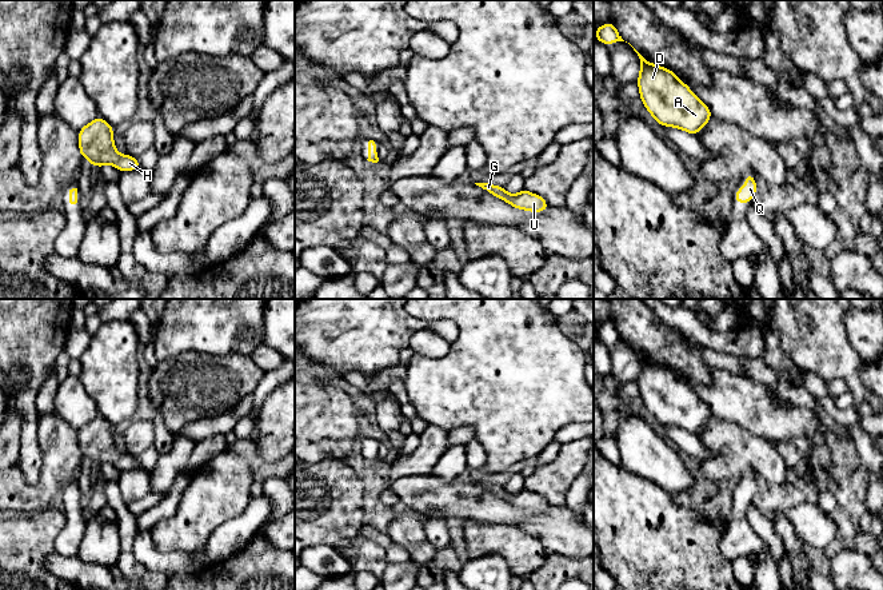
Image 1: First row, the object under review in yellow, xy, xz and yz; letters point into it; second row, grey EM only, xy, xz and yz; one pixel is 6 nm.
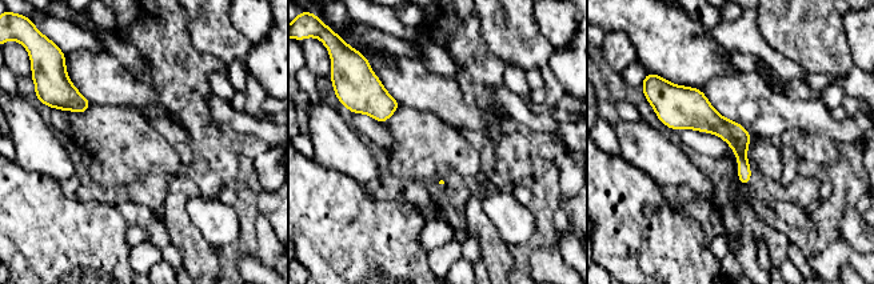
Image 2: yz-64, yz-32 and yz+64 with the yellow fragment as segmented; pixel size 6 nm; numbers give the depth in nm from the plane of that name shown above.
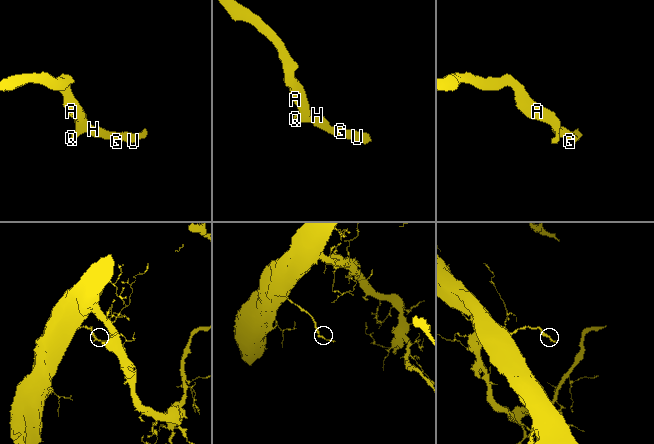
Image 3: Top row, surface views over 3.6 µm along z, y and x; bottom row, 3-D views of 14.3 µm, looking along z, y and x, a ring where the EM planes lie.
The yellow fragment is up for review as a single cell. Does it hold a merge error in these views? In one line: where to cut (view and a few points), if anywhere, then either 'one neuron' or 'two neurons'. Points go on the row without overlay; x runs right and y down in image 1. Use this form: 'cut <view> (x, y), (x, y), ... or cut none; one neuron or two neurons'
cut none; one neuron

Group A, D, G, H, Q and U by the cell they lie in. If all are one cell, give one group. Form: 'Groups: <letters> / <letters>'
Groups: A D G H Q U

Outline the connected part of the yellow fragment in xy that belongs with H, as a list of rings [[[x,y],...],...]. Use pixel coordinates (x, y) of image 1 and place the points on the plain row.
[[[101,415],[79,428],[80,455],[89,459],[91,466],[101,467],[104,463],[112,463],[120,471],[141,469],[137,457],[121,454],[116,450],[113,442],[113,426]]]

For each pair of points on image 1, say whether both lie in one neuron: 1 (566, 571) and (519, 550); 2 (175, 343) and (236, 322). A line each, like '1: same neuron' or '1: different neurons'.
1: different neurons
2: same neuron

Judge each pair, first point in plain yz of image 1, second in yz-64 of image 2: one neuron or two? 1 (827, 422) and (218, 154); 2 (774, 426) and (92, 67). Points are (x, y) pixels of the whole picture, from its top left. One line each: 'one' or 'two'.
1: two
2: one

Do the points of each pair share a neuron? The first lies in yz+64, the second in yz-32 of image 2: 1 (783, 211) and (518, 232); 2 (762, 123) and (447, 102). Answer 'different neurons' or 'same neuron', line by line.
1: same neuron
2: same neuron

